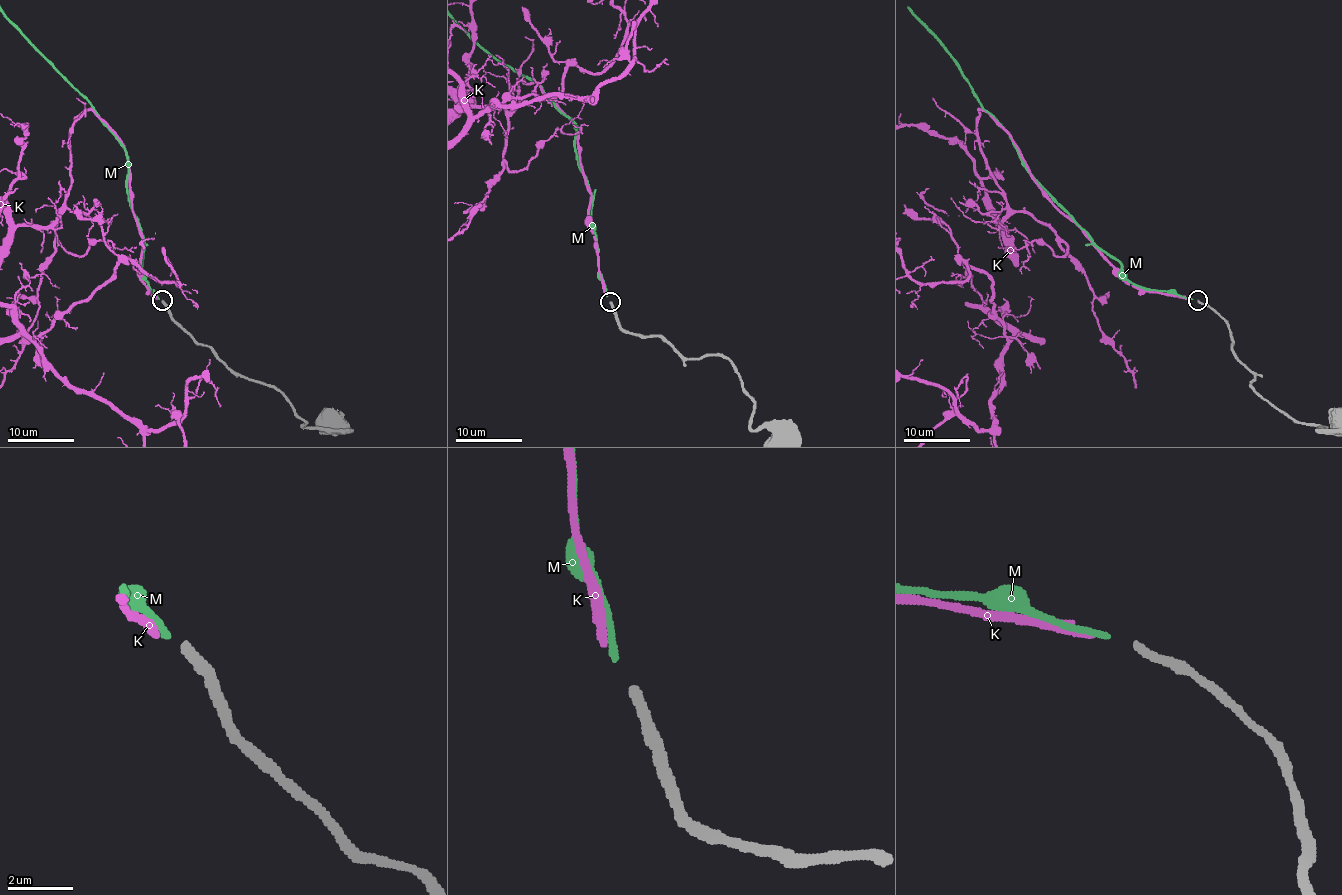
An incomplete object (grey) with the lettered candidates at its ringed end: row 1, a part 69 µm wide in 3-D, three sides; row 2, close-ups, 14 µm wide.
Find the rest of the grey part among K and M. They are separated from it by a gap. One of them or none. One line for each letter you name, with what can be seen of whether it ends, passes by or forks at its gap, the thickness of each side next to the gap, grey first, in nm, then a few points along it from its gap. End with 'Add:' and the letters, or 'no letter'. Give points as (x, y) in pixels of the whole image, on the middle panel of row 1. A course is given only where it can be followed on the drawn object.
Add: no letter

